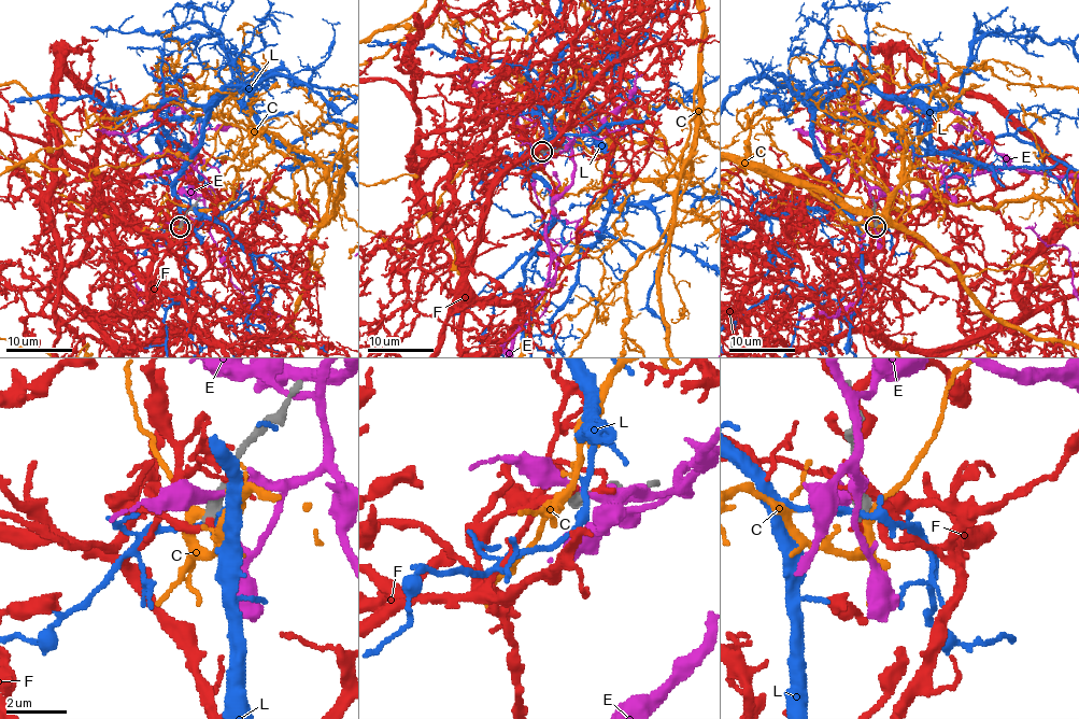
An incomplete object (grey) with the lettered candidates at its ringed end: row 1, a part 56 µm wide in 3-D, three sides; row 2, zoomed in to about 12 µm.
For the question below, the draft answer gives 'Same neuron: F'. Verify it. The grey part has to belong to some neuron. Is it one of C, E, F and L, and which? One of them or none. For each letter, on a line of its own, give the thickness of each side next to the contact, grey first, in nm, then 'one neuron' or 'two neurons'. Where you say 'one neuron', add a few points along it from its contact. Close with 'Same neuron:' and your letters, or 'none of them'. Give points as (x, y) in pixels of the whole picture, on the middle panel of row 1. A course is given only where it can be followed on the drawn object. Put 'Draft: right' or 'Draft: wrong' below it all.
C: 400 nm thick on the grey side, 280 nm on the other; two neurons
E: 420 nm thick on the grey side, 280 nm on the other; two neurons
F: 400 nm thick on the grey side, 240 nm on the other; one neuron
L: 400 nm thick on the grey side, 240 nm on the other; two neurons
Same neuron: F
Draft: right

